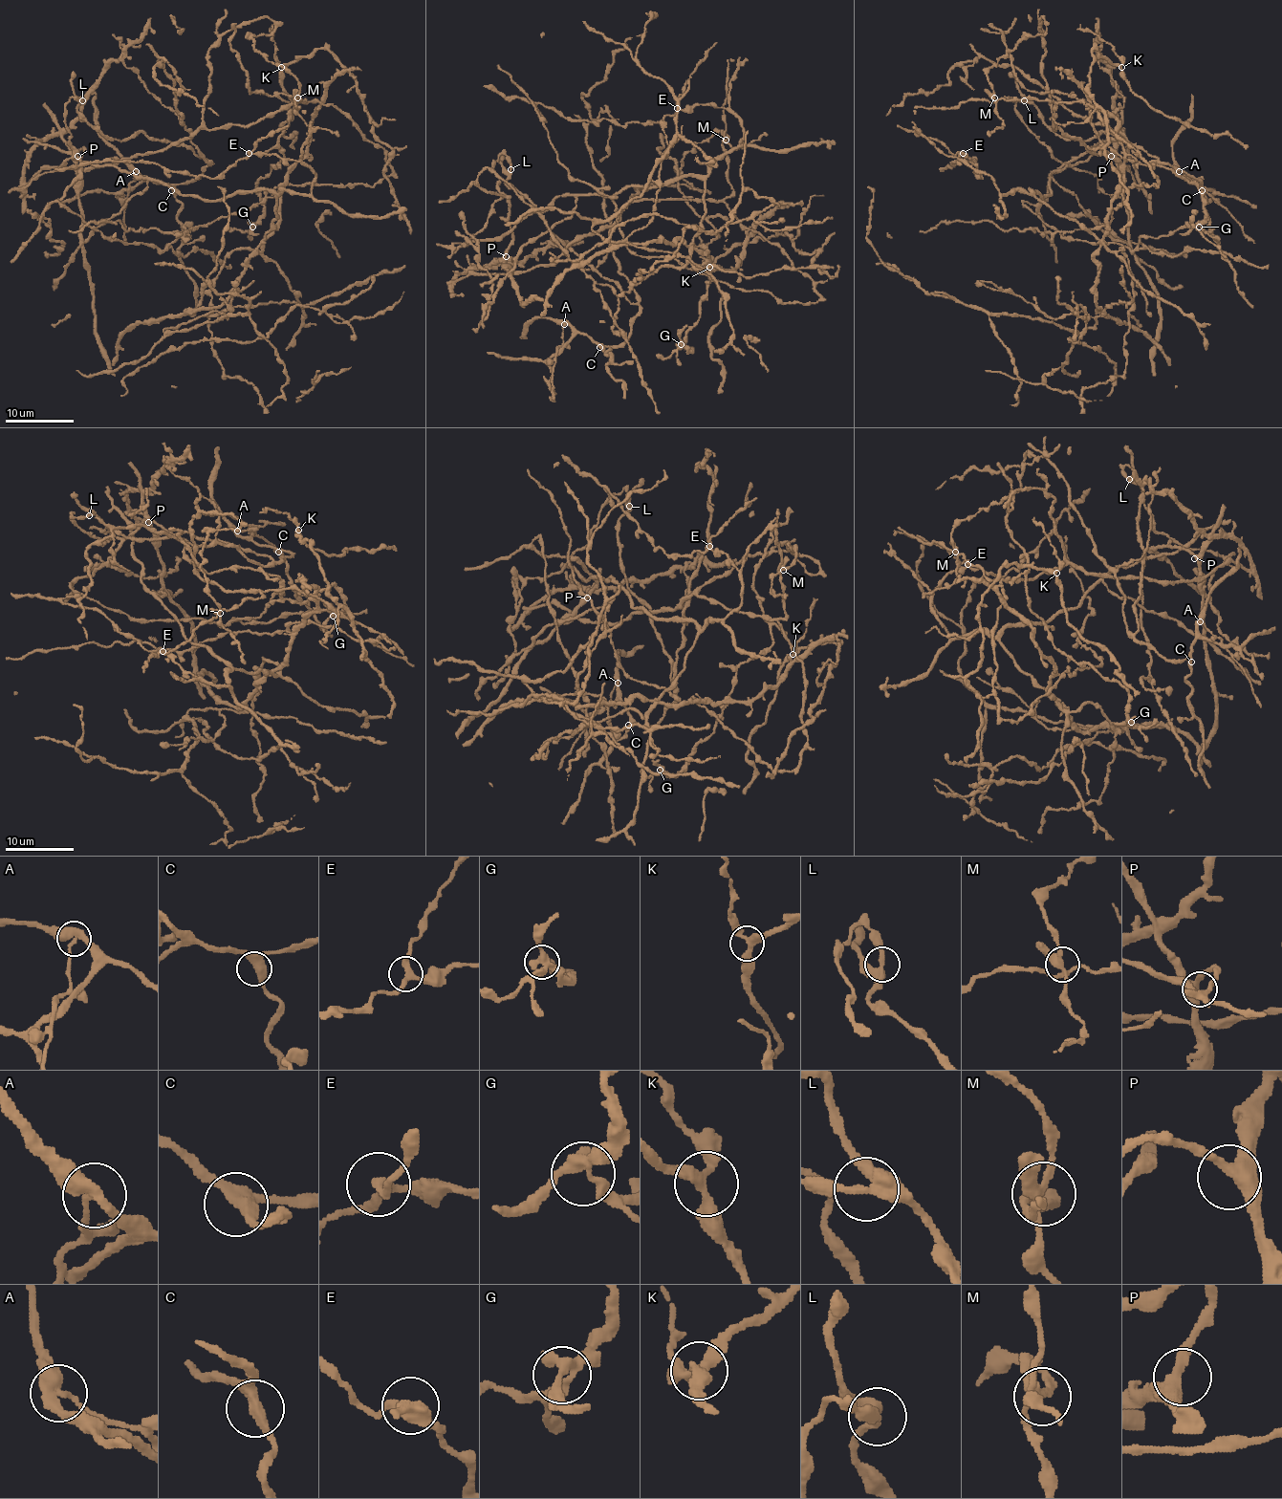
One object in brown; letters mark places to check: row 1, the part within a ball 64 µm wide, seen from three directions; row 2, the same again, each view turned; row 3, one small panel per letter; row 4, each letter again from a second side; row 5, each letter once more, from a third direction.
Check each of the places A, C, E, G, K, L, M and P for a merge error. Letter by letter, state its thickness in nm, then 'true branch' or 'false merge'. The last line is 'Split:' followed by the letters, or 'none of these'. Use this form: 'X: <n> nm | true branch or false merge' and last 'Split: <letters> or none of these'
A: 360 nm | false merge
C: 360 nm | true branch
E: 240 nm | true branch
G: 340 nm | true branch
K: 320 nm | true branch
L: 340 nm | true branch
M: 300 nm | true branch
P: 400 nm | true branch
Split: A

